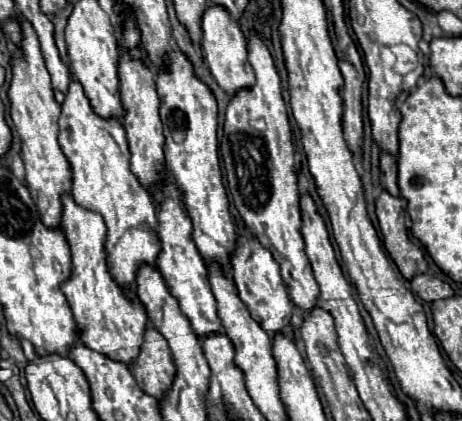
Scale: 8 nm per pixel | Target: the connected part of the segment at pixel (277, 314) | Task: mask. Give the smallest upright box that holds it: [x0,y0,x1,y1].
[232,236,292,334]

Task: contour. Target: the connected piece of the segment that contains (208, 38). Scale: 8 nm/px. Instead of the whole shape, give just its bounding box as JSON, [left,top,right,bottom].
[202,6,254,96]

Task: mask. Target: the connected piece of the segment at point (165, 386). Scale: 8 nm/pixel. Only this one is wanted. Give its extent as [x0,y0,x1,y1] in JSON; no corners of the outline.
[132,326,176,398]

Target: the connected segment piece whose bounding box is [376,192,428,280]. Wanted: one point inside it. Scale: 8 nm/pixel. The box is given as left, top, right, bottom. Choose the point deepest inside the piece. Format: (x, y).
(390, 210)

